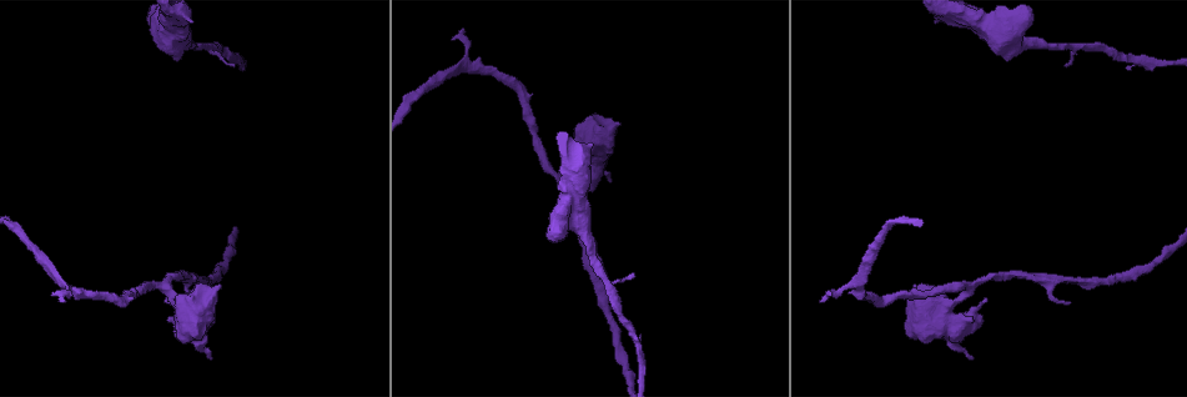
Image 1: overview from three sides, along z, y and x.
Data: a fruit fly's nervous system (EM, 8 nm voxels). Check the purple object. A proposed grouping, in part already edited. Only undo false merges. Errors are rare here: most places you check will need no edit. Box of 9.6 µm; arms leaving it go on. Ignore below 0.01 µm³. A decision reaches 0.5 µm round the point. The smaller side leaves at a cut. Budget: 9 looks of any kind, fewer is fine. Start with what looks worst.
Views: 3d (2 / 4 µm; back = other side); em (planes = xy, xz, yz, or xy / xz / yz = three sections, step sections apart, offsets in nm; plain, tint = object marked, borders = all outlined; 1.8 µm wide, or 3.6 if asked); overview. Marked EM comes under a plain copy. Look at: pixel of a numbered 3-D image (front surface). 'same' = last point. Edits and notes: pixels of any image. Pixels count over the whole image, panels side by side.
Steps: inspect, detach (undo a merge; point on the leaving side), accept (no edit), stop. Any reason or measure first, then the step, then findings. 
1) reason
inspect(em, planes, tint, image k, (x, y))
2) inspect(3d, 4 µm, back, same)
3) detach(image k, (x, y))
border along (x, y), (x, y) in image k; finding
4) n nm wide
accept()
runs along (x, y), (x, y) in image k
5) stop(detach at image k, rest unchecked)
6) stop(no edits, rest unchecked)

calibre changes
inspect(3d, 4 µm, image 1, (944, 324))

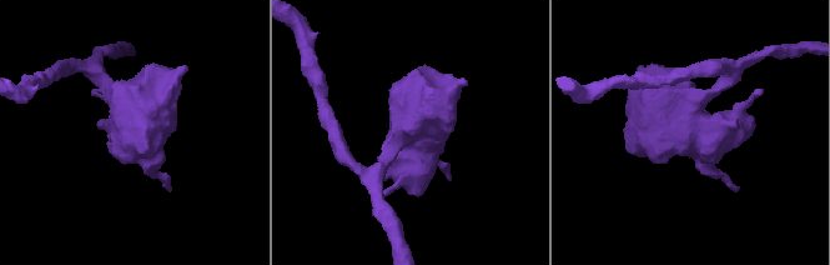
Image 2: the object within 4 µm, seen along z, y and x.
shape alone is not enough
inspect(em, planes, tint, image 2, (691, 129))

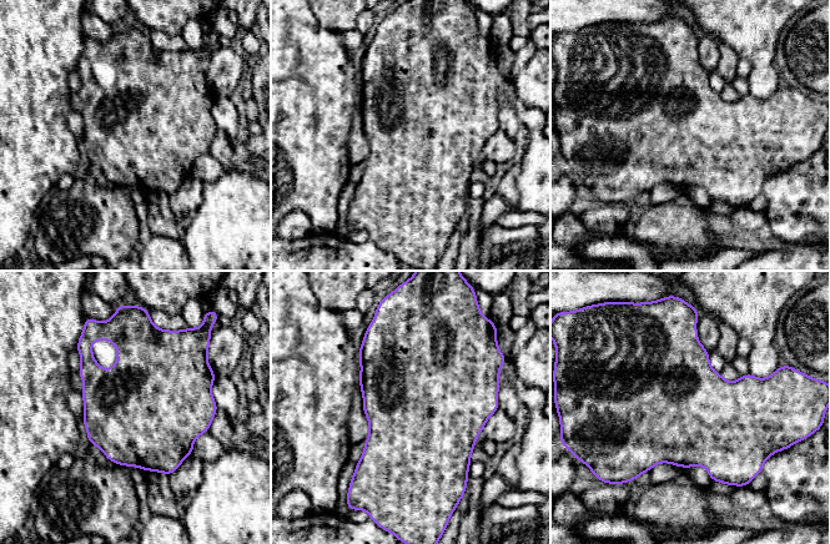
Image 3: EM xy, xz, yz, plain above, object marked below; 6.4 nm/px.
700 nm wide
accept()
continuous, no second neuron

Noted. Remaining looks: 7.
thin neck
inspect(em, planes, tint, image 1, (63, 285))

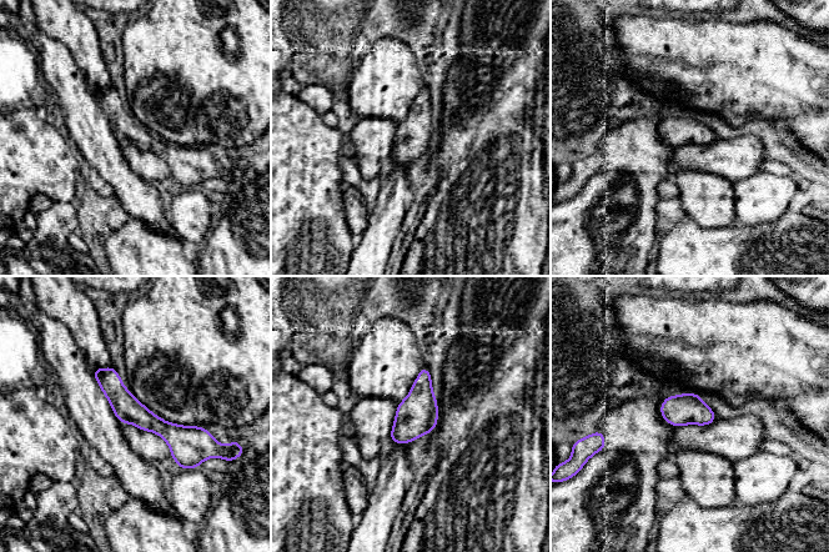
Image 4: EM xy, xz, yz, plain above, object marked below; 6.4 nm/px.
180 nm wide
accept()
runs along (96, 371), (146, 421), (204, 435) in image 4; continuous, no second neuron

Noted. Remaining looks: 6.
inspect(3d, 4 µm, image 1, (577, 221))

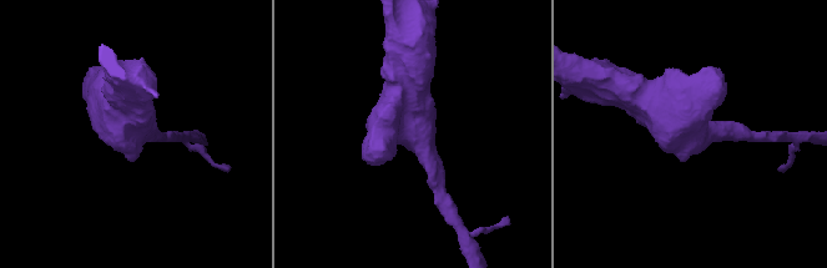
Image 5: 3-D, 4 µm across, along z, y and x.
now the EM
inspect(em, 3.6 µm, planes, borders, image 5, (133, 127))

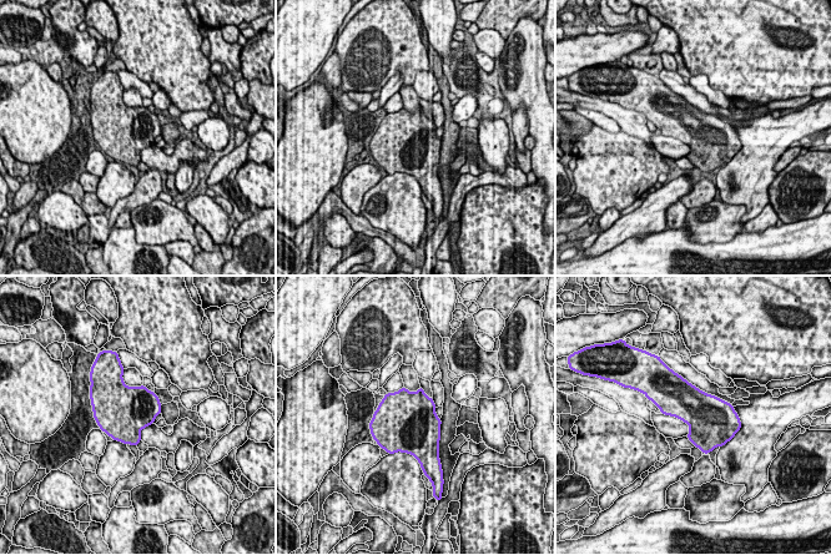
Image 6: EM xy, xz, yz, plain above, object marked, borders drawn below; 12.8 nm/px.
accept()
one neuron here

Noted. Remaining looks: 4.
inspect(3d, 2 µm, image 1, (1048, 277))

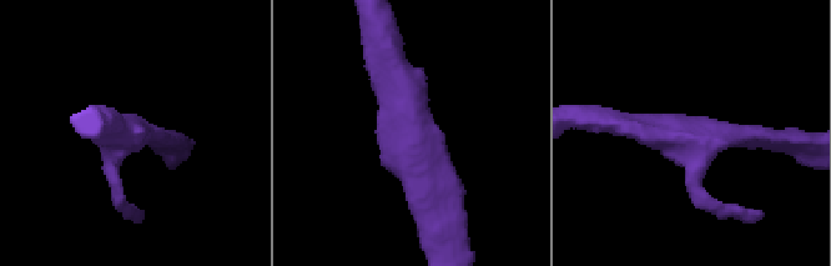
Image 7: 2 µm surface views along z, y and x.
now the EM
inspect(em, planes, tint, image 7, (129, 128))

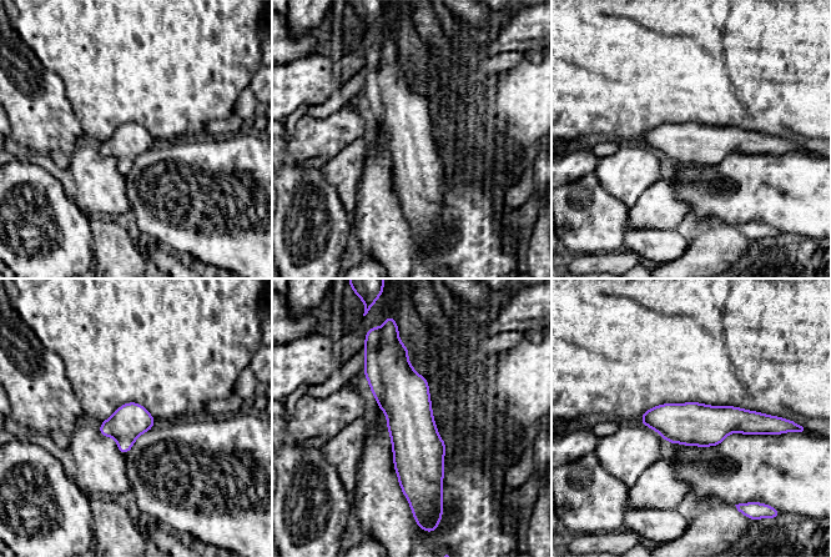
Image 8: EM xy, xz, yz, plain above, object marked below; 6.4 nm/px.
accept()
all the same neuron

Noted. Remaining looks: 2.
stop(no edits, rest unchecked)

